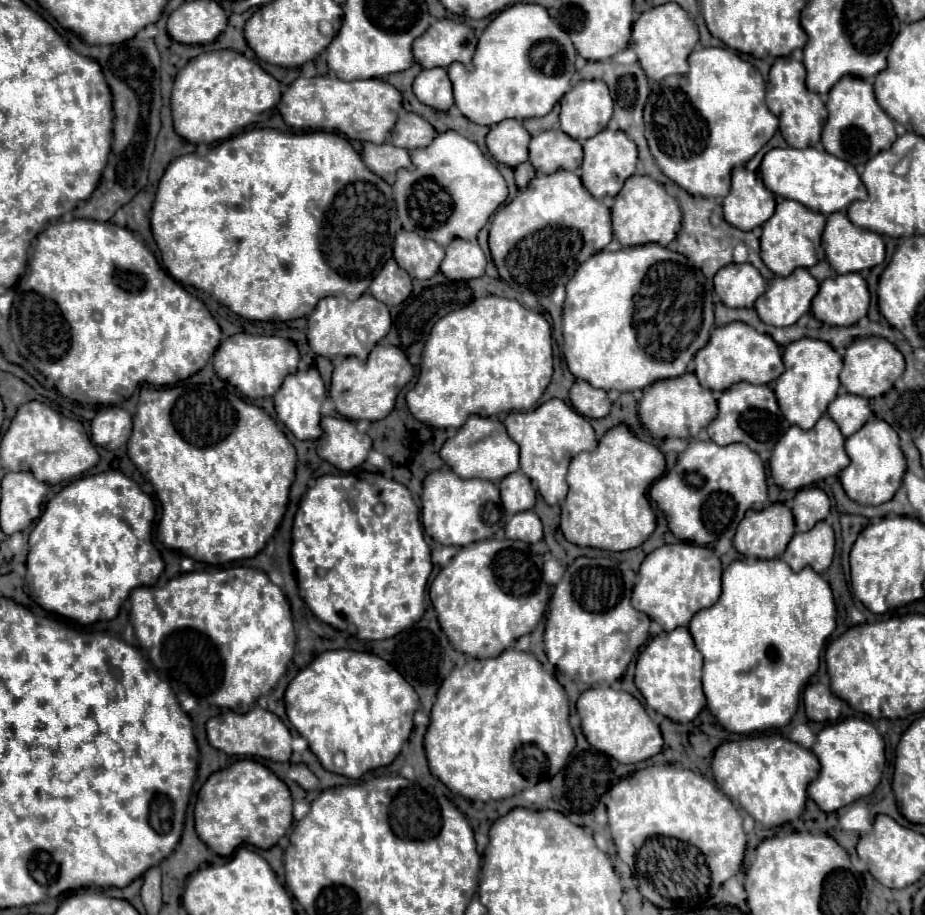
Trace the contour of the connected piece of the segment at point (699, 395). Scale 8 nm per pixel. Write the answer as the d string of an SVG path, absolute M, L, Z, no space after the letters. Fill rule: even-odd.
M686 372L674 380L654 382L650 388L644 388L644 396L638 402L640 422L652 438L696 438L700 428L708 426L716 414L718 406L714 394L702 388L692 372Z

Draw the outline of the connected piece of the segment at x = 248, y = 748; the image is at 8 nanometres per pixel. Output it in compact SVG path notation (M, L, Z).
M256 706L254 710L246 714L236 714L232 710L226 710L210 718L206 722L206 734L208 734L208 742L214 748L226 752L228 756L248 756L248 758L258 756L272 762L288 762L292 754L290 730L284 726L284 722L276 714L260 706Z

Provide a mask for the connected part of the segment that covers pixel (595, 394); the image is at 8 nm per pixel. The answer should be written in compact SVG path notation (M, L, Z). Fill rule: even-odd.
M576 380L570 390L572 406L586 418L604 418L611 409L606 390L590 386L586 380Z

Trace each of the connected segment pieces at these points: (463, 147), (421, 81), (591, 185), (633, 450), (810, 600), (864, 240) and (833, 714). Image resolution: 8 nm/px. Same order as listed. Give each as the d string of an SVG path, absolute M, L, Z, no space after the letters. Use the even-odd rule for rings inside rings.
M454 130L438 134L426 148L410 152L412 170L398 170L394 182L394 200L404 230L448 246L454 238L474 240L494 210L506 202L508 188L490 158L482 154L476 142Z
M444 68L422 70L416 76L412 88L414 88L416 98L426 106L432 106L436 110L450 110L454 106L452 84Z
M606 128L584 142L584 162L580 166L582 184L598 200L604 196L616 196L624 180L636 172L636 160L638 160L636 144L622 130L614 132Z
M620 424L604 434L598 448L572 458L566 482L570 492L562 504L562 532L568 542L600 550L638 548L656 528L656 516L646 496L650 484L666 470L664 454L630 434Z
M754 558L754 560L736 560L736 562L732 562L722 574L722 594L720 594L718 602L714 606L704 608L698 614L694 614L694 618L688 624L688 630L694 638L694 644L704 656L704 670L702 670L702 690L704 690L704 696L706 696L704 707L714 714L714 718L718 720L718 724L722 728L726 728L726 730L733 733L756 734L756 732L764 732L768 728L786 726L798 710L800 692L804 690L808 678L812 674L816 674L816 670L820 666L820 652L826 644L826 638L834 632L834 628L836 628L836 606L834 606L834 596L832 596L830 584L818 572L814 572L812 568L792 572L792 568L782 558L772 558L772 560Z
M834 212L826 220L826 228L822 234L824 250L828 250L826 260L836 270L836 274L848 274L848 272L860 272L866 268L872 268L880 262L884 262L884 240L880 234L862 230L854 226L844 212Z
M810 684L804 690L806 716L814 722L834 722L840 716L842 700L830 692L824 684Z

